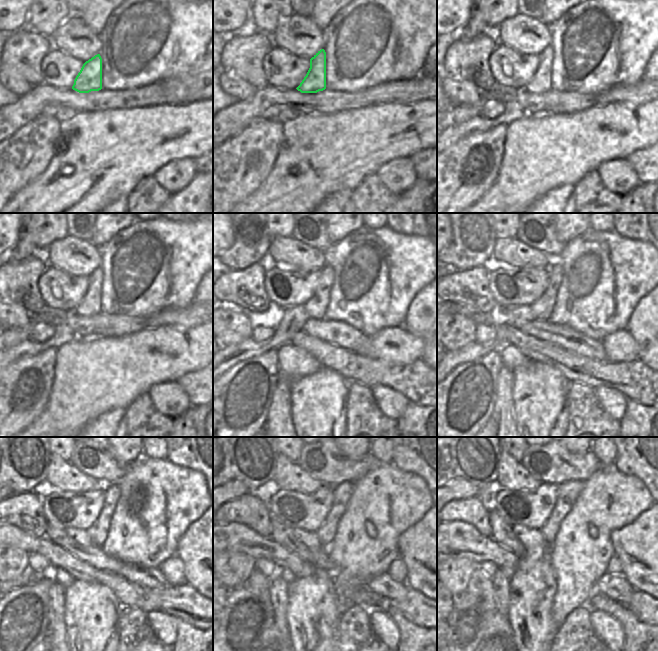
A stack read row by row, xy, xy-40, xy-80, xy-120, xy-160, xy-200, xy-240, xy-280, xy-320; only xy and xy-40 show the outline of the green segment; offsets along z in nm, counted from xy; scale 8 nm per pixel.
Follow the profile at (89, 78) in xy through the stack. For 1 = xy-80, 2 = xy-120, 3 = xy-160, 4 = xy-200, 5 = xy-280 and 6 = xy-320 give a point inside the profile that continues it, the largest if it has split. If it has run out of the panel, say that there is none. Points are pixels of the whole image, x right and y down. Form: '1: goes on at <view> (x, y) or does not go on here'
1: goes on at xy-80 (540, 82)
2: goes on at xy-120 (90, 305)
3: goes on at xy-160 (315, 307)
4: goes on at xy-200 (542, 308)
5: goes on at xy-280 (341, 493)
6: goes on at xy-320 (567, 493)

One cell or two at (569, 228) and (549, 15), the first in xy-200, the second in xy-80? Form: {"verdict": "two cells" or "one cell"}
{"verdict": "one cell"}

